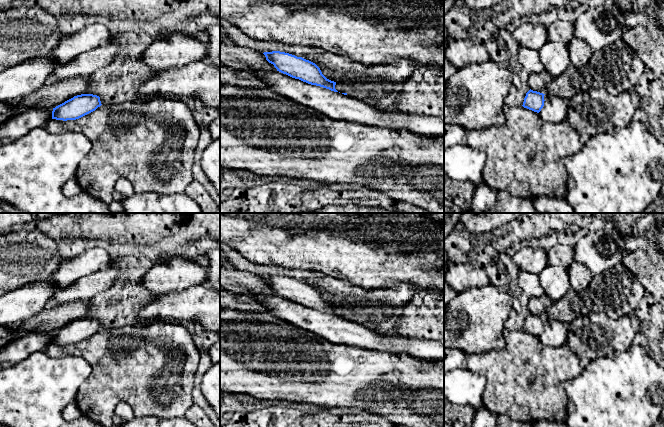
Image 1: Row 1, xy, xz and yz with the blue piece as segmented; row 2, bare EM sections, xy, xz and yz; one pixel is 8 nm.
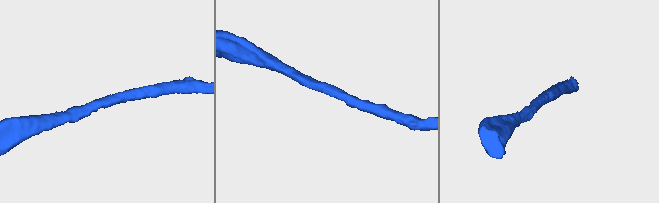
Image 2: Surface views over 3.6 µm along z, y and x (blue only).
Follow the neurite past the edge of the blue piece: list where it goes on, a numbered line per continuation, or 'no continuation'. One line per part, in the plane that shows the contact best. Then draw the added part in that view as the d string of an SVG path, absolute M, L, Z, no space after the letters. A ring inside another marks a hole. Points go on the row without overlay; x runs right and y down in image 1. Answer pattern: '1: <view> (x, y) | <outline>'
1: xz (335, 329) | M251 295L273 316L306 329L324 339L359 349L406 353L414 358L444 360L444 345L426 341L388 336L373 332L362 325L329 313L311 309L279 295Z

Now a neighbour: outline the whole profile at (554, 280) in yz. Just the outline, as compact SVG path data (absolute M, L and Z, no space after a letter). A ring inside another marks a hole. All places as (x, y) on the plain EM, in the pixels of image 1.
M547 265L538 278L544 293L553 301L561 299L570 289L567 269L560 266Z

